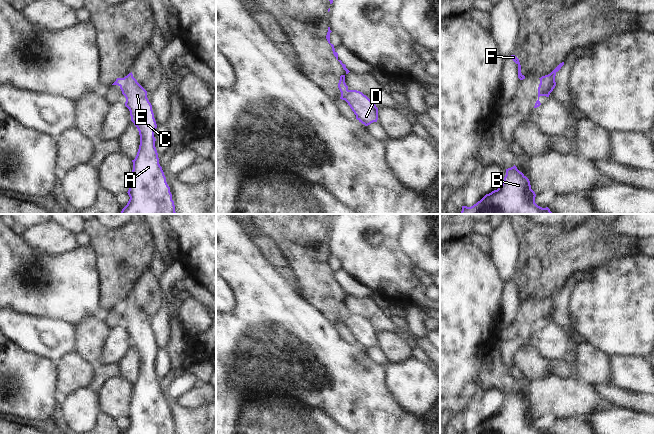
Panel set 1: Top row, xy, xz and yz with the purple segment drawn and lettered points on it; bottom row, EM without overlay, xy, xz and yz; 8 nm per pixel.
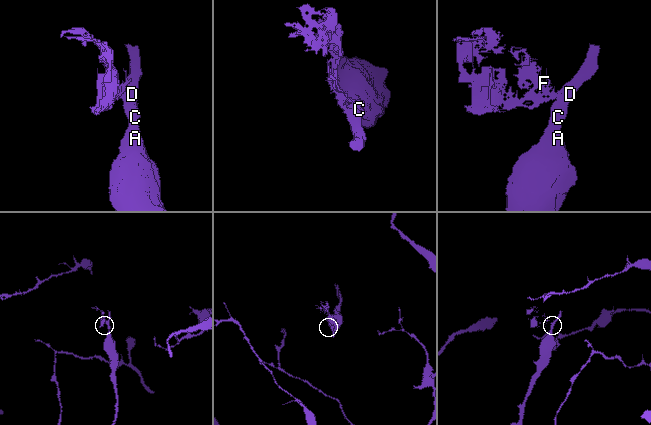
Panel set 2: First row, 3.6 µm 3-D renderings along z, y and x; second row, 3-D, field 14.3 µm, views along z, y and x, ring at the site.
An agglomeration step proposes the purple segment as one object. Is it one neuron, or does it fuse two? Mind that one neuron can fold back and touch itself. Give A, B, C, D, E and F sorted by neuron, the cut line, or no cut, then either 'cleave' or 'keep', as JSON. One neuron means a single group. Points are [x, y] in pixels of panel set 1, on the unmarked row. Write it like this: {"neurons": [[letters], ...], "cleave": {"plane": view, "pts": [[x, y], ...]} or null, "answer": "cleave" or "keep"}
{"neurons": [["A", "B", "C", "D", "E"], ["F"]], "cleave": {"plane": "xz", "pts": [[348, 314], [344, 323]]}, "answer": "cleave"}

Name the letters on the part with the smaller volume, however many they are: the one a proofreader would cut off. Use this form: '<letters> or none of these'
F

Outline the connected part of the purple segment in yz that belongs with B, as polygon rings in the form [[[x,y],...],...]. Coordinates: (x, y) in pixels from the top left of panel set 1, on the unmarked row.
[[[514,389],[506,393],[502,409],[486,418],[471,431],[462,430],[462,434],[550,434],[535,427],[535,416],[529,403]]]

